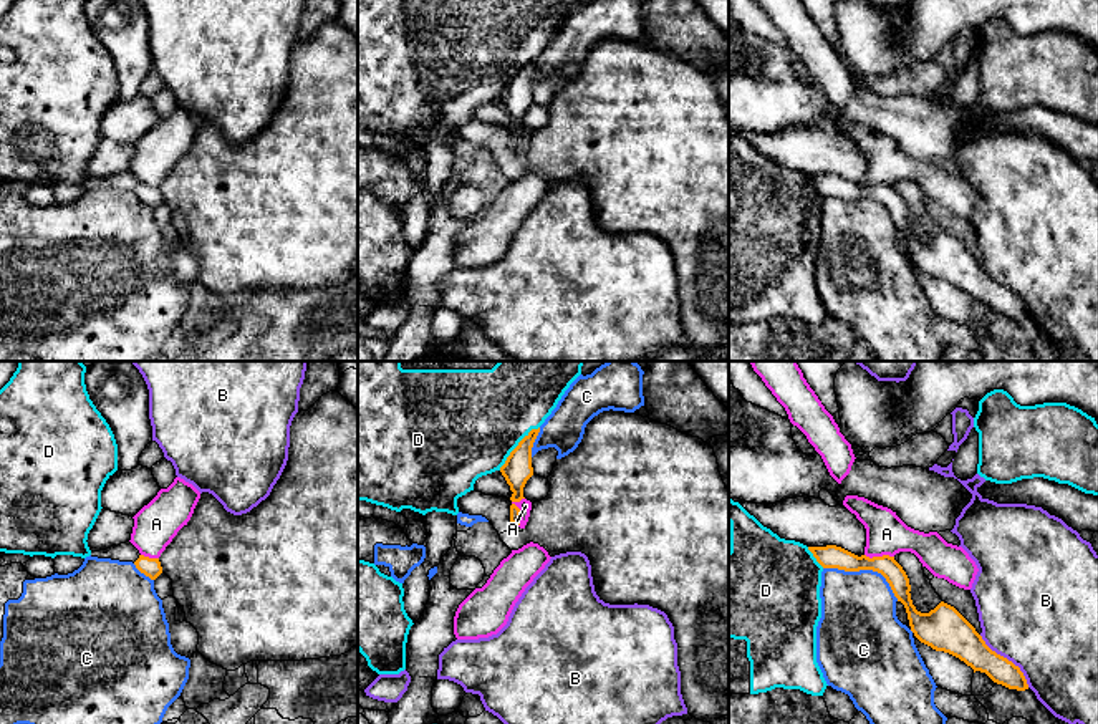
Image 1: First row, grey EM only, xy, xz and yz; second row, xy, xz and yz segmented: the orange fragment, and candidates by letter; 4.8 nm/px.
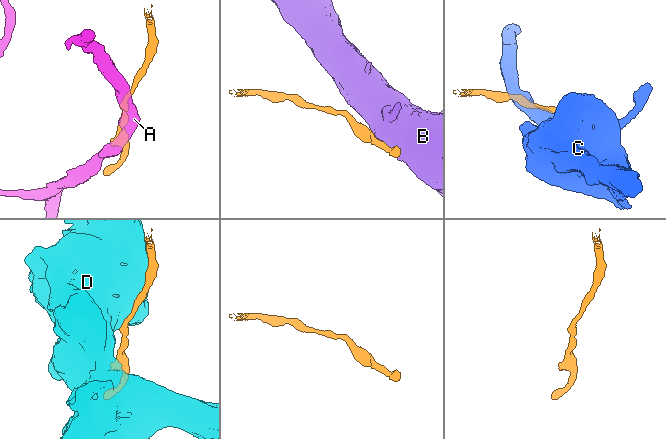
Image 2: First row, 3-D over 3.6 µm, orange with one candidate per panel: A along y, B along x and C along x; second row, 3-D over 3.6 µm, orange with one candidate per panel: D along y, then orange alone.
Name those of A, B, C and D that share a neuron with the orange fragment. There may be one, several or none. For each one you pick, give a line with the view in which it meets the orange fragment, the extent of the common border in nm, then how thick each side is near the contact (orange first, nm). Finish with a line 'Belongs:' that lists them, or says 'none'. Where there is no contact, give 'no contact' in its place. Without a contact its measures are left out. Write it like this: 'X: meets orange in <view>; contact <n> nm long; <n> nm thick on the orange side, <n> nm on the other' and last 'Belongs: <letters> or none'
Belongs: none

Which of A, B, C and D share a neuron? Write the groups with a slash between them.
A / B / C / D

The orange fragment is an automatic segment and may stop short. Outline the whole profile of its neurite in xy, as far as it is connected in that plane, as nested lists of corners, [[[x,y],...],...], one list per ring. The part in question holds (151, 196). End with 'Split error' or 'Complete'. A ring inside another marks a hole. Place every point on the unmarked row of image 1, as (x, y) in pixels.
[[[139,184],[134,194],[141,202],[149,205],[151,209],[156,209],[162,202],[159,187],[149,187],[149,186]]]. Complete

